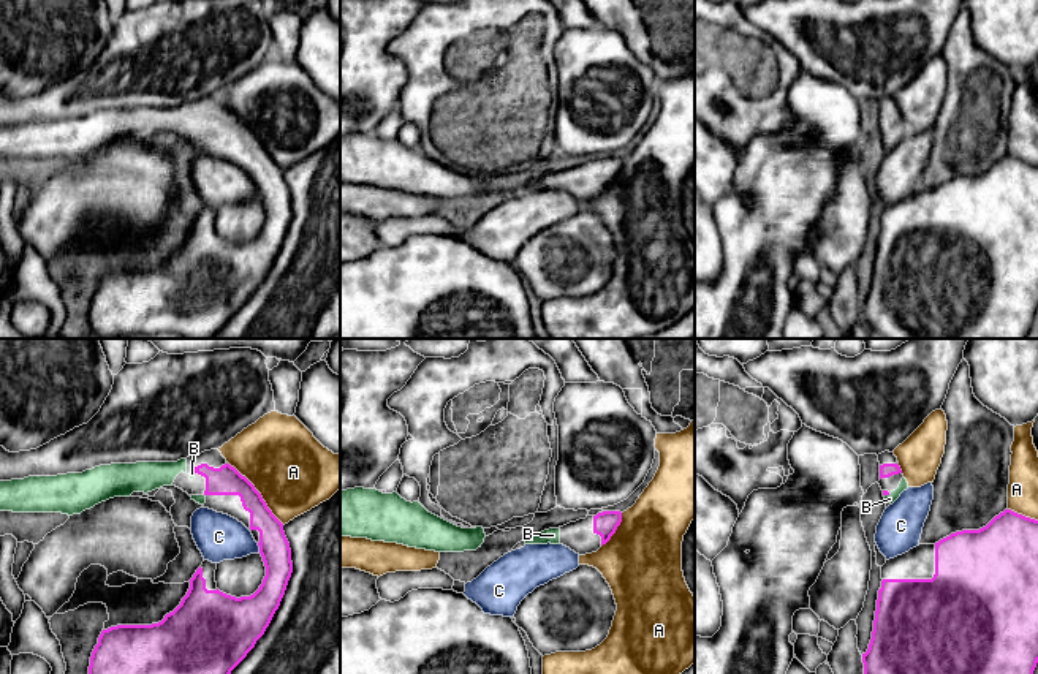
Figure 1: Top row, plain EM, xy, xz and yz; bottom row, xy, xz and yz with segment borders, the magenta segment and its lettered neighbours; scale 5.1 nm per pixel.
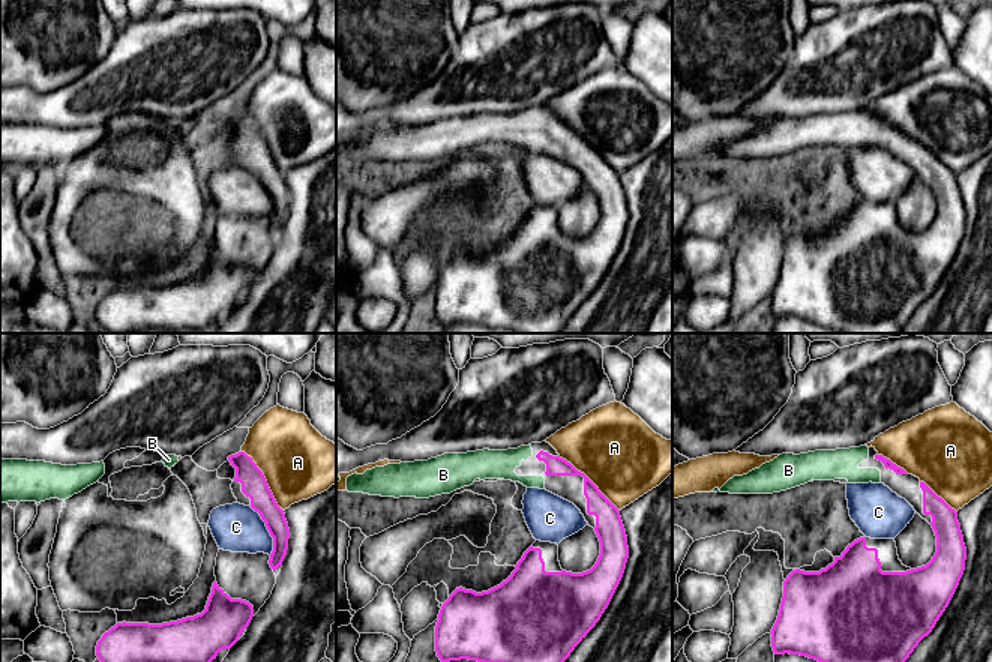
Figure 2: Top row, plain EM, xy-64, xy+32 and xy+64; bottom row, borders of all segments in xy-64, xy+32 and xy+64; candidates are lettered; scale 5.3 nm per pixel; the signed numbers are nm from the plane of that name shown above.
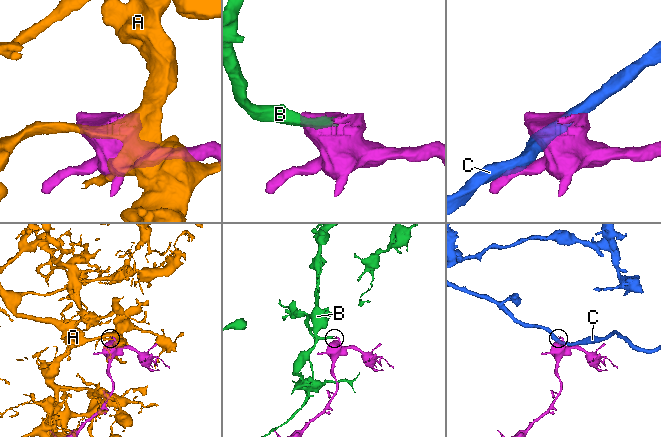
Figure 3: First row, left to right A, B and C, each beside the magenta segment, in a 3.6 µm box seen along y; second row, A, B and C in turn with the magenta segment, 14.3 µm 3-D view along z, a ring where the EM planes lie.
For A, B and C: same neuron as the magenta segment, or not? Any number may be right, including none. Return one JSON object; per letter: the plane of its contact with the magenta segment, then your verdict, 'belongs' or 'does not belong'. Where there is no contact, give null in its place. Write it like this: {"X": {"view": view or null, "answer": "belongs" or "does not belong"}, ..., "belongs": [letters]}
{"A": {"view": "xy", "answer": "does not belong"}, "B": {"view": "yz", "answer": "belongs"}, "C": {"view": "xy", "answer": "does not belong"}, "belongs": ["B"]}

